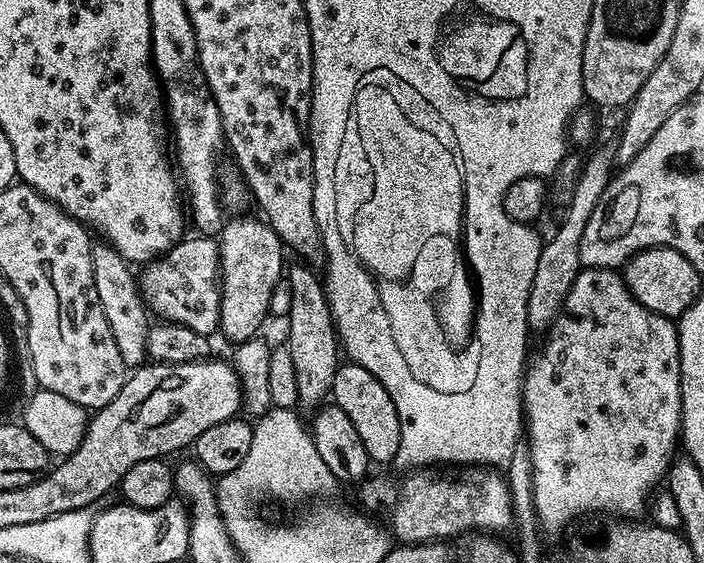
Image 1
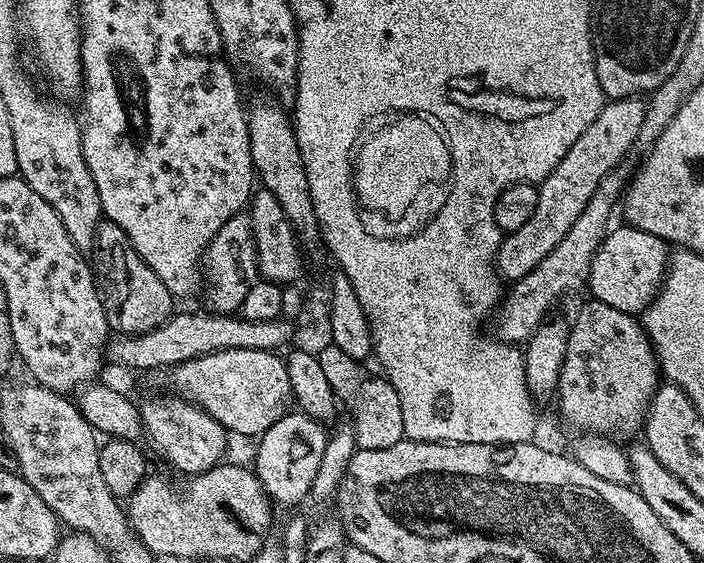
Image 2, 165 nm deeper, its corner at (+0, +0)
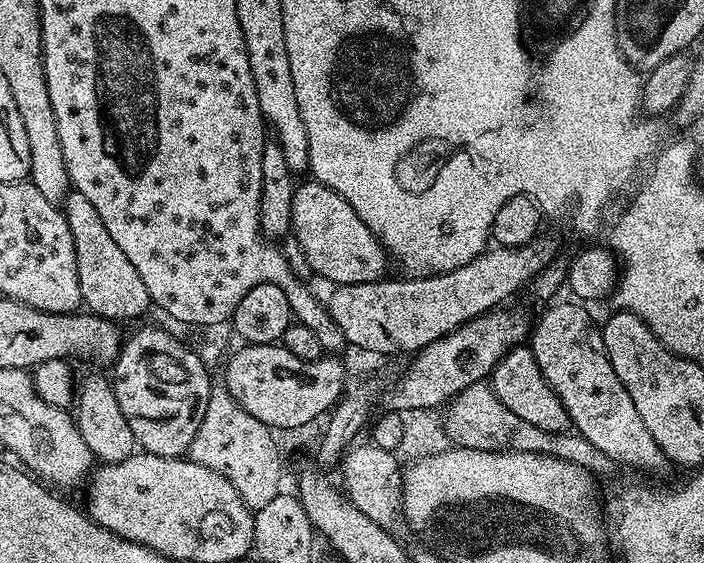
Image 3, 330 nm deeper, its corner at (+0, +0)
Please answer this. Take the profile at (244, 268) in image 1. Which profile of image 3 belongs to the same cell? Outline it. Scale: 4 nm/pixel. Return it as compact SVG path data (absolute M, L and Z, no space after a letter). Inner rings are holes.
M308 178L308 181L297 183L294 190L294 206L292 207L292 231L291 235L296 237L301 246L301 250L308 256L309 266L313 273L324 280L329 280L329 285L339 286L341 284L361 284L362 282L374 282L375 280L385 279L384 272L390 265L390 257L380 244L378 237L358 218L354 206L342 198L330 186L320 184L314 178Z

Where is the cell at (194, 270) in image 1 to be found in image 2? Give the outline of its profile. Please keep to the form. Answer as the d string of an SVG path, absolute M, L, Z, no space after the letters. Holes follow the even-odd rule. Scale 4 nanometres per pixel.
M234 215L218 230L218 234L204 250L202 276L203 279L204 276L208 279L207 307L213 312L239 313L257 272L256 245L252 243L252 221L247 215Z

